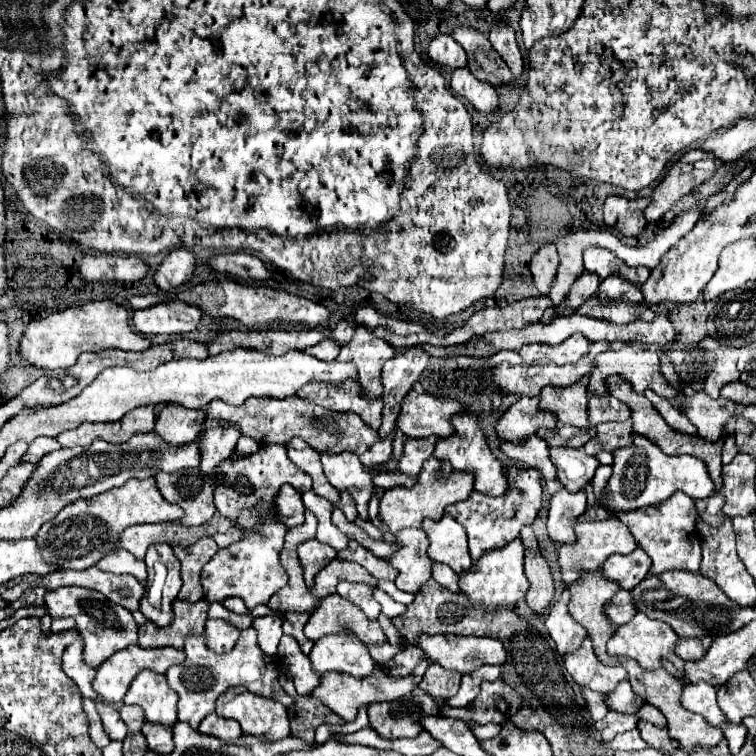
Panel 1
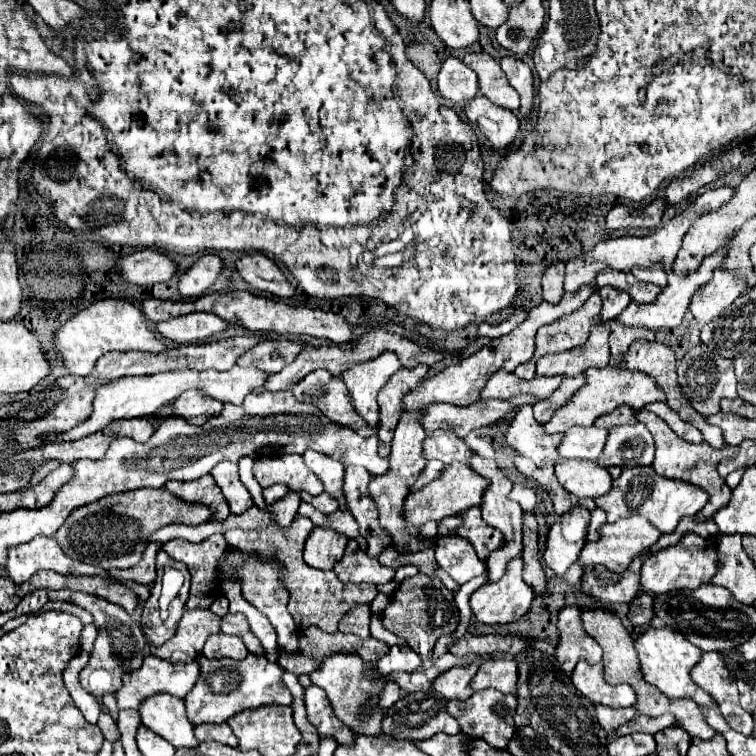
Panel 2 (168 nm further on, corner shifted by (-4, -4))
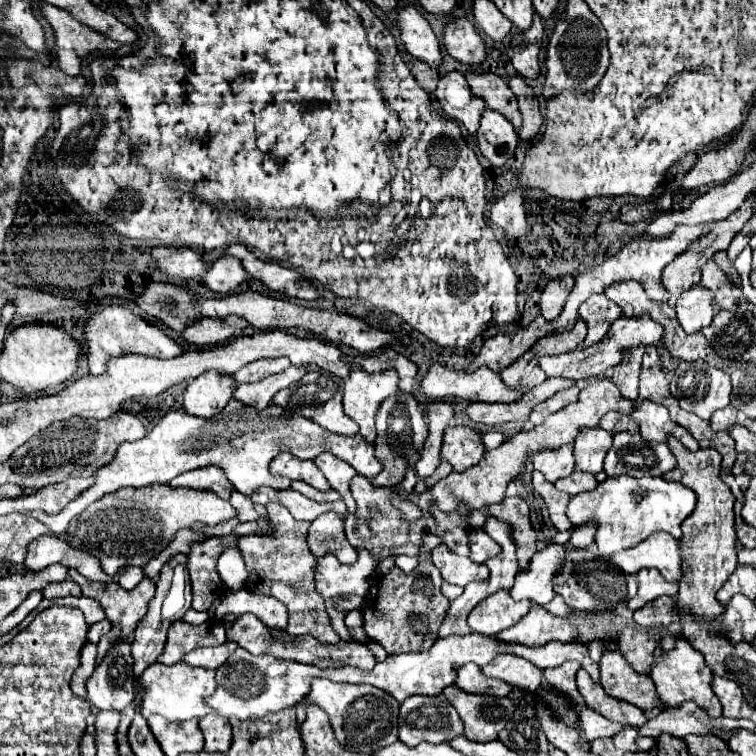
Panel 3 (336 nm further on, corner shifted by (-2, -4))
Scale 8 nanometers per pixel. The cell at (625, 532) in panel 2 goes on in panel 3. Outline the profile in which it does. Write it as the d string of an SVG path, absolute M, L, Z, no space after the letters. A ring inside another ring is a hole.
M654 533L650 537L646 537L646 541L640 541L638 545L622 551L622 553L614 553L614 557L610 557L610 563L618 565L624 573L638 573L644 567L654 567L660 569L660 573L672 581L680 581L682 573L680 573L680 563L682 563L682 555L678 549L678 541L674 537L670 537L668 533Z

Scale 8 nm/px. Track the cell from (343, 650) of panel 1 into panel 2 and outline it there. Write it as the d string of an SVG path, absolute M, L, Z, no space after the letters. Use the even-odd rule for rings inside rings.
M336 653L336 657L328 657L328 661L324 661L324 665L320 665L318 671L310 673L310 679L314 685L318 685L320 689L326 691L328 699L332 701L334 713L336 717L356 735L368 735L368 737L376 737L382 733L380 725L384 719L384 709L378 705L380 697L372 695L378 693L376 689L376 681L368 681L364 679L360 673L362 669L366 669L368 663L360 661L360 657L344 657L344 653Z

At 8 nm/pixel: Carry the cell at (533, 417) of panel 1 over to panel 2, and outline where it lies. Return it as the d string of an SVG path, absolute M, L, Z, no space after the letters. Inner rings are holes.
M524 405L518 409L514 421L508 427L506 441L520 455L532 459L536 465L544 465L546 461L558 463L558 445L562 435L546 435L544 427L536 423L532 417L532 405Z

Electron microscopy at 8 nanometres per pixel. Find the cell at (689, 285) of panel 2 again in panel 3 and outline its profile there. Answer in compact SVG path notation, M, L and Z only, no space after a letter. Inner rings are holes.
M620 317L618 321L614 321L614 325L610 327L610 333L606 333L606 337L602 337L602 341L598 341L596 345L590 347L580 347L576 351L564 353L564 355L554 355L554 357L542 357L540 367L548 377L566 377L566 379L584 379L584 377L592 377L592 375L602 375L608 367L618 365L618 361L622 359L622 355L636 345L658 345L662 341L662 325L658 325L656 321L650 321L650 317Z

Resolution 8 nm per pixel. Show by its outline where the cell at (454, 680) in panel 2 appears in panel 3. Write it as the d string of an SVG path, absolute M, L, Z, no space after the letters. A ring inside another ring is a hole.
M474 663L462 665L458 669L458 677L454 681L456 687L464 689L466 693L480 693L480 695L494 695L494 697L506 697L512 693L512 687L498 679L488 679L480 673L480 667Z

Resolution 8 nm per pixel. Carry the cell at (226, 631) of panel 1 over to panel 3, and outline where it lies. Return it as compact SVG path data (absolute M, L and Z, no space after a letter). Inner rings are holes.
M226 641L220 647L202 647L202 649L194 649L190 651L184 661L188 665L194 667L204 667L204 669L216 669L220 667L236 649L238 645L234 645L234 641Z

